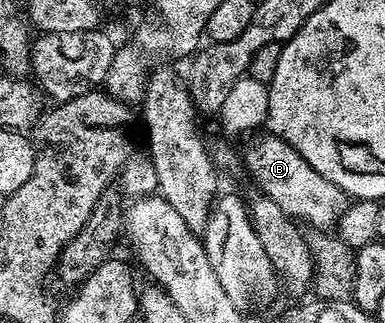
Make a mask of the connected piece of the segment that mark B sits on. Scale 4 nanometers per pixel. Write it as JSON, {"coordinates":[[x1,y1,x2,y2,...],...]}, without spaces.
{"coordinates":[[272,135,257,137,249,145,249,150,244,150,243,165,249,168,249,177,254,181,260,192,266,193,287,216,292,217,298,223,306,221,309,227,317,231,329,231,336,226,337,221,343,215,343,211,351,204,349,194,344,193,331,179,323,179,295,147,291,147,283,139]]}

